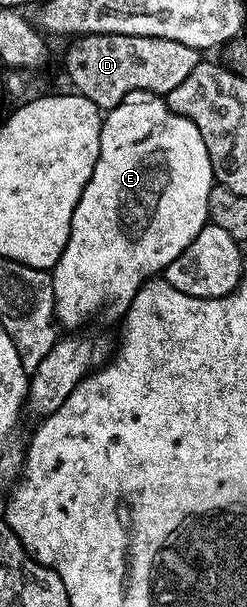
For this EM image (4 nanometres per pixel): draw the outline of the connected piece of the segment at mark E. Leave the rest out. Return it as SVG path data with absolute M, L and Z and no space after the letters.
M144 95L139 99L124 101L122 104L114 106L113 109L107 110L100 122L100 150L98 151L98 159L94 163L92 178L86 183L86 187L78 199L78 207L74 207L72 226L70 227L70 235L68 236L66 247L62 251L58 263L50 271L52 274L52 290L56 300L57 322L63 328L64 325L68 328L65 330L80 331L83 330L80 328L99 309L127 310L136 292L147 281L151 281L153 277L163 274L164 268L170 263L174 263L174 259L178 259L178 255L182 255L182 251L186 251L186 247L190 247L190 243L194 243L194 239L198 239L198 231L202 231L202 227L209 224L207 204L213 186L214 178L212 175L212 164L210 163L210 151L206 151L206 139L202 139L202 131L198 131L198 127L190 119L186 119L173 111L168 106L167 100L161 99L156 95Z

